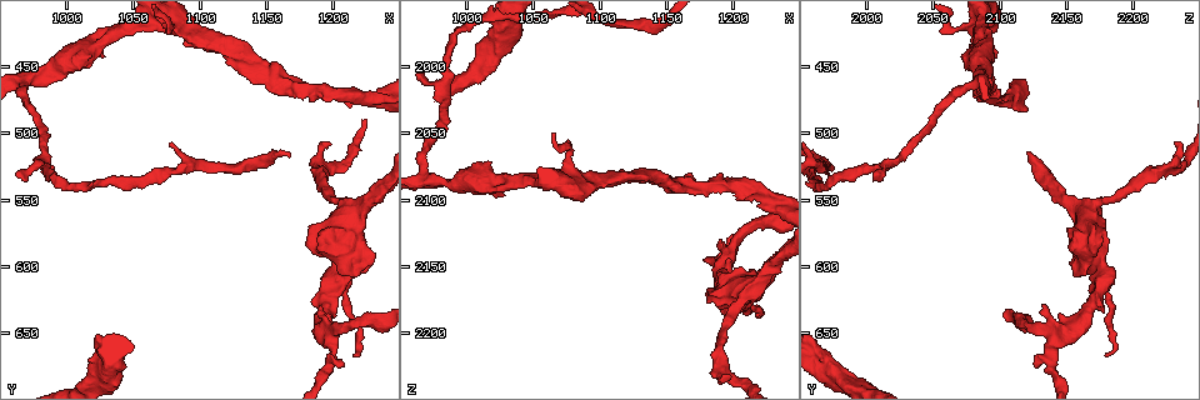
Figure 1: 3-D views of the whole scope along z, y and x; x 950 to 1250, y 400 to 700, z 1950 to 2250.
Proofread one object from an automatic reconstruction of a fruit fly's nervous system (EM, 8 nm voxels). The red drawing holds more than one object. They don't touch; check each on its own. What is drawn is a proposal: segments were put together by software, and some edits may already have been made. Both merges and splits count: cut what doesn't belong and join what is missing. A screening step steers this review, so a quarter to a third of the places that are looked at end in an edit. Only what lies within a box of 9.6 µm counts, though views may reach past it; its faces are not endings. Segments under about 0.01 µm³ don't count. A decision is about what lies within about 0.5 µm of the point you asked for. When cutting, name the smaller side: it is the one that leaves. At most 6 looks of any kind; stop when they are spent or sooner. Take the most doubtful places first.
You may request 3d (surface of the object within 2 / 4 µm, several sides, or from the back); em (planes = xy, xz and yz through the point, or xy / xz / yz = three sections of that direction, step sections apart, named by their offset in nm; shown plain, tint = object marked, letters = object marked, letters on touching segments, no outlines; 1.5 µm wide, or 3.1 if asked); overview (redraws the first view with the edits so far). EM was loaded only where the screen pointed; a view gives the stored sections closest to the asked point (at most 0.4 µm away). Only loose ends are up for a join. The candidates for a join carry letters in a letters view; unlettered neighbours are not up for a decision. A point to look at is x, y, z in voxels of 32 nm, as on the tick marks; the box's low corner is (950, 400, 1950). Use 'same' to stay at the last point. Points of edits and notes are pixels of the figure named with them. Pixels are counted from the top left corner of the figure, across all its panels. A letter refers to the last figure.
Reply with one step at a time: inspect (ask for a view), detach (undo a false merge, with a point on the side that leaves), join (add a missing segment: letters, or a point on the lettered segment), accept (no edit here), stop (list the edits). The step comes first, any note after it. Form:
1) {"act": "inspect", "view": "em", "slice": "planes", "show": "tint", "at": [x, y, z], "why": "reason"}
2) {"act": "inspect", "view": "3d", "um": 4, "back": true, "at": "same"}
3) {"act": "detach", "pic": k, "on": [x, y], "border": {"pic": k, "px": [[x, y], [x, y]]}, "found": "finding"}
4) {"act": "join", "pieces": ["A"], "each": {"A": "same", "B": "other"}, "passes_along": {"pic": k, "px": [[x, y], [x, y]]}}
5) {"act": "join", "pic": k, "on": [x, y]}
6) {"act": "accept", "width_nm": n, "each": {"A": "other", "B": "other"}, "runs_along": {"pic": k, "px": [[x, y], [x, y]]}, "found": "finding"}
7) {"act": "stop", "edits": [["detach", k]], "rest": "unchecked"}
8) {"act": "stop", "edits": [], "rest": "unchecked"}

{"act": "inspect", "view": "3d", "um": 2, "at": [1216, 668, 2180], "why": "branch stops here"}

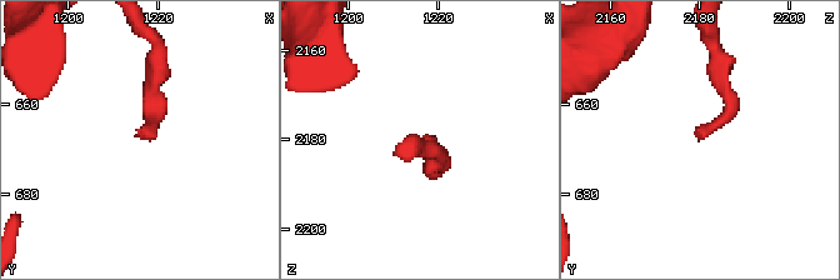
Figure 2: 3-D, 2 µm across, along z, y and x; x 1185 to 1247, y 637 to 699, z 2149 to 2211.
{"act": "inspect", "view": "em", "slice": "yz", "step": 8, "show": "letters", "at": [1216, 668, 2180], "why": "shape alone is not enough"}

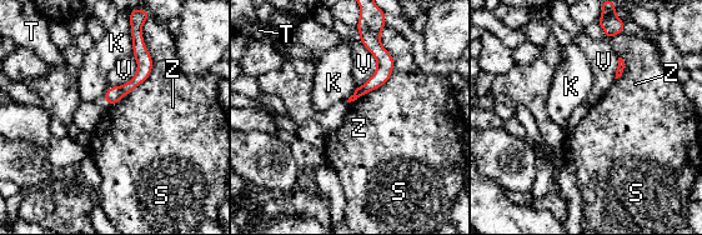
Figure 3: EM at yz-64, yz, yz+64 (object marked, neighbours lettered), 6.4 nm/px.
{"act": "accept", "each": {"K": "other", "S": "other", "T": "other", "V": "other", "Z": "other"}, "runs_along": {"pic": 3, "px": [[135, 35], [143, 73], [110, 100]]}, "found": "no lettered segment goes on from it"}

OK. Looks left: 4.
{"act": "inspect", "view": "em", "slice": "planes", "show": "plain", "at": [984, 524, 2014], "why": "branch point"}

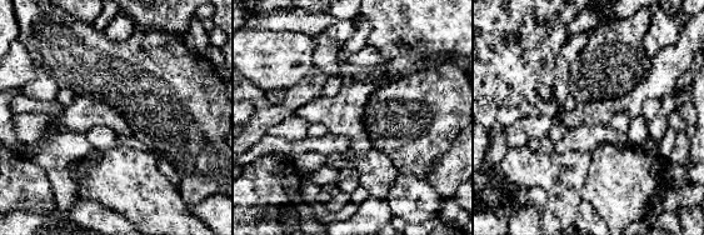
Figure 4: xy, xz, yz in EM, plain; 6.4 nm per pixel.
{"act": "inspect", "view": "em", "slice": "planes", "show": "tint", "at": "same", "why": "with the object marked"}

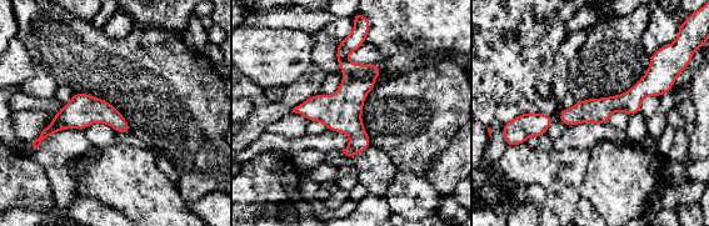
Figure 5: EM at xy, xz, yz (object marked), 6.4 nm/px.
{"act": "inspect", "view": "em", "slice": "planes", "show": "letters", "at": "same", "why": "see the neighbours"}

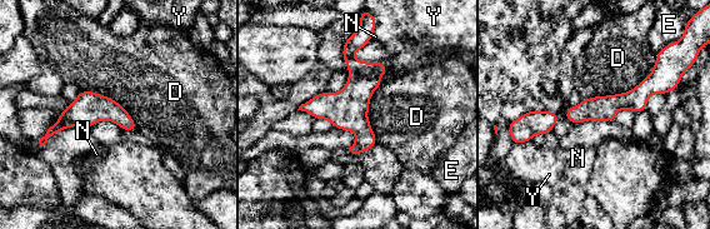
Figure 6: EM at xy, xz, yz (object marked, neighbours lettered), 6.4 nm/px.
{"act": "accept", "longest_contact_nm": ["D", 500], "each": {"D": "other", "E": "other", "N": "other", "Y": "other"}, "runs_along": {"pic": 6, "px": [[364, 36], [350, 50], [355, 150]]}, "found": "all the same neuron"}

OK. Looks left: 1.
{"act": "stop", "edits": [], "rest": "unchecked"}

